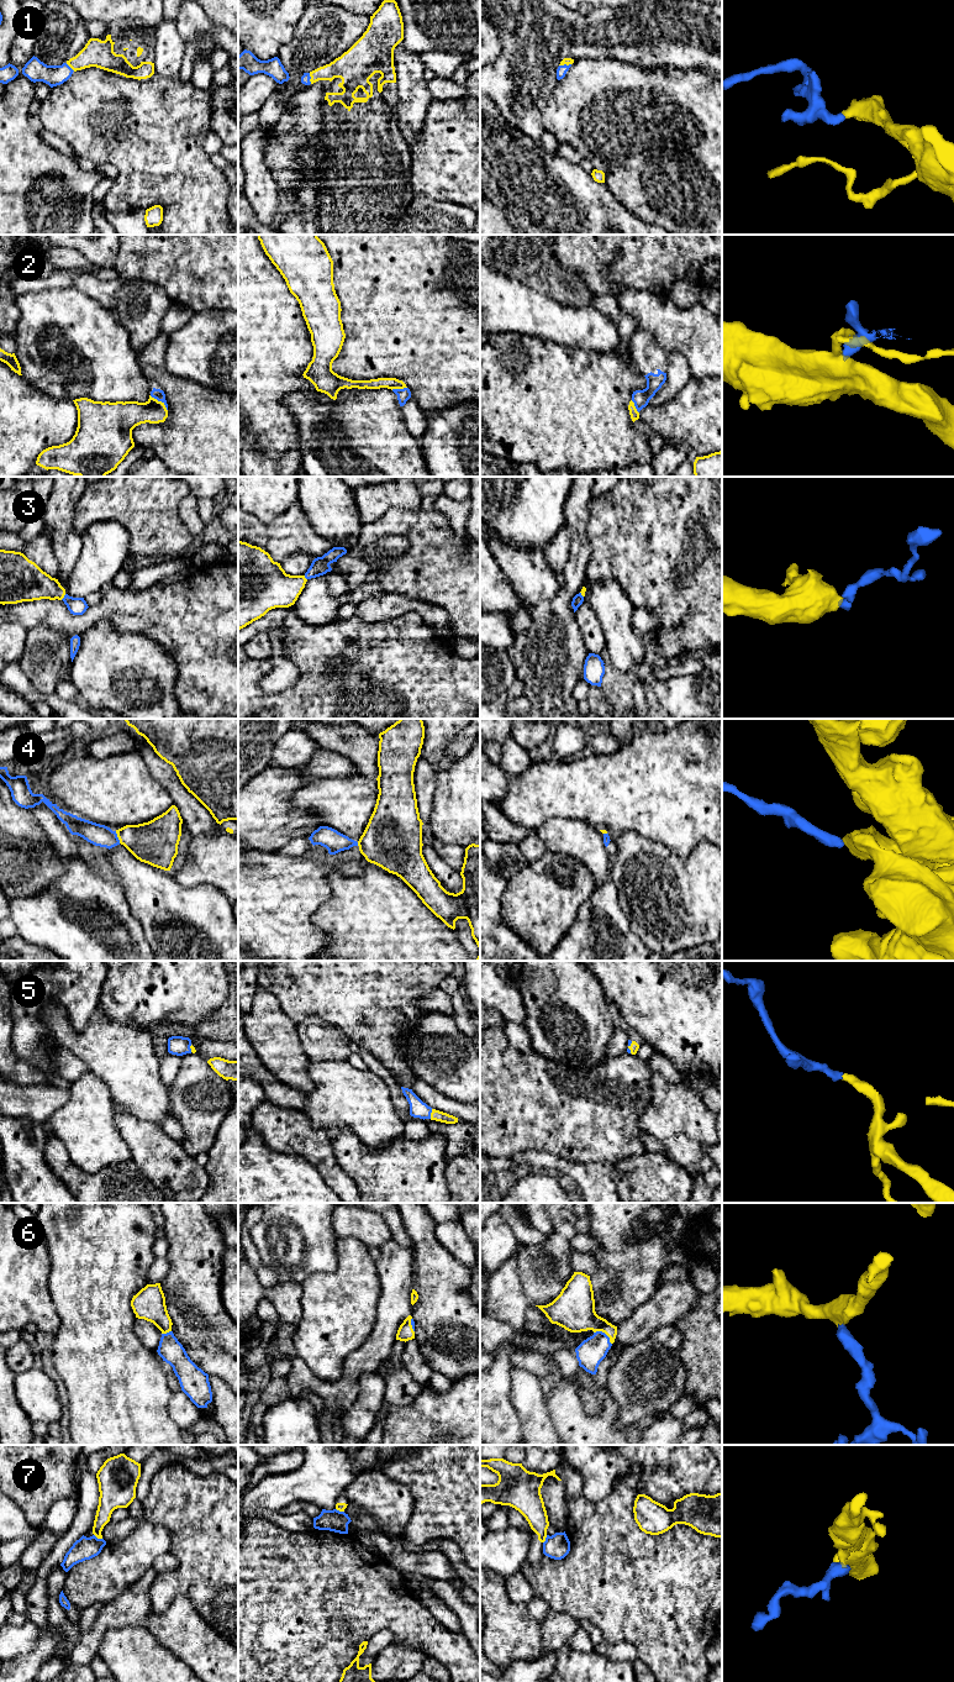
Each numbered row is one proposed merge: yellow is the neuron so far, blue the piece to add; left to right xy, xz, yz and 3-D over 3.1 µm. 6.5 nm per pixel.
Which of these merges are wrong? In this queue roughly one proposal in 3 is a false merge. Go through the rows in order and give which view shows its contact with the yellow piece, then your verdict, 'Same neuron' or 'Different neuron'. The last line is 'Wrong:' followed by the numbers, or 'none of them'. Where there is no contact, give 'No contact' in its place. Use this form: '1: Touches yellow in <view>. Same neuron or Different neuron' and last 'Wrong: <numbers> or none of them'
1: Touches yellow in xz. Same neuron
2: Touches yellow in xy. Same neuron
3: Touches yellow in xy. Same neuron
4: Touches yellow in xy. Different neuron
5: Touches yellow in xz. Same neuron
6: Touches yellow in yz. Same neuron
7: Touches yellow in xy. Different neuron
Wrong: 4, 7

